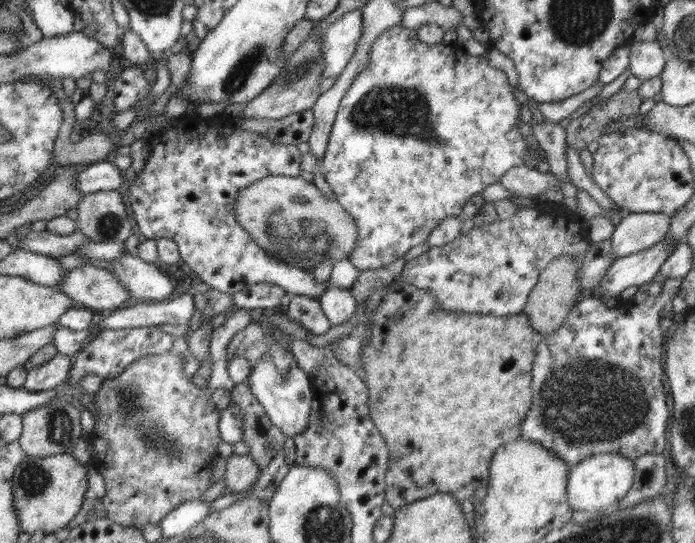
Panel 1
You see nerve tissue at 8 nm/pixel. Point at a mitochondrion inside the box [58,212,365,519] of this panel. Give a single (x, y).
(133, 408)

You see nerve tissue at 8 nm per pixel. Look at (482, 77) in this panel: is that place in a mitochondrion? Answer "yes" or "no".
no

